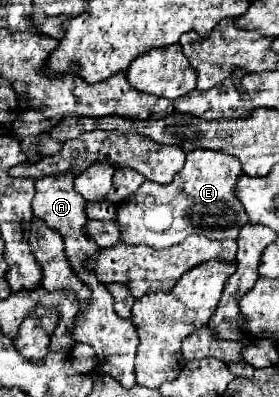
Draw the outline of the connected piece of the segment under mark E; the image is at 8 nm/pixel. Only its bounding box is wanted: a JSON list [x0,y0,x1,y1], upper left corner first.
[116,150,248,248]

